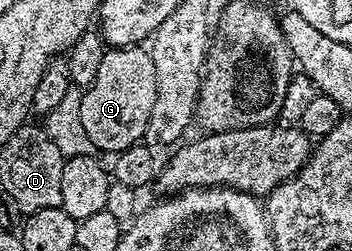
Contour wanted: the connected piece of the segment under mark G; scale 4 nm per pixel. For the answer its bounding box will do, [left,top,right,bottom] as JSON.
[81,46,157,154]

